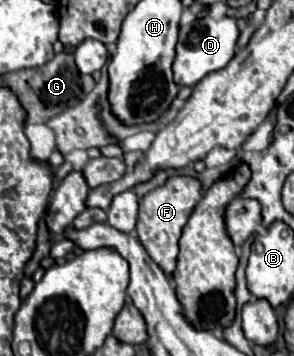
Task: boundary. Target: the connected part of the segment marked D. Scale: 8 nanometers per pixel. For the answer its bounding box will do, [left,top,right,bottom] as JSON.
[173,16,239,86]

